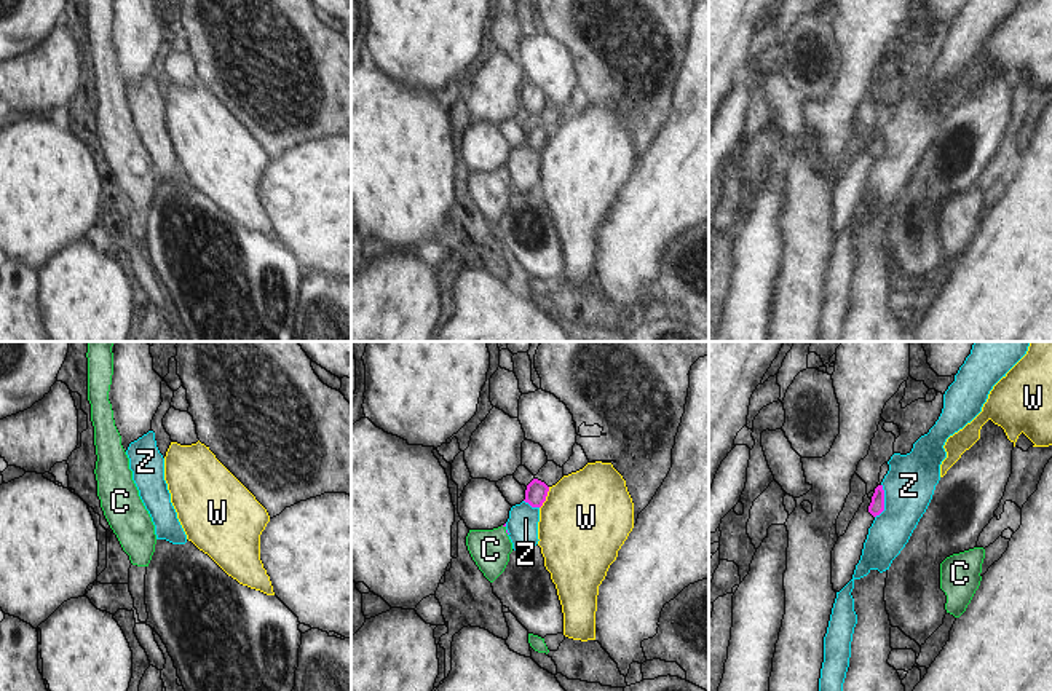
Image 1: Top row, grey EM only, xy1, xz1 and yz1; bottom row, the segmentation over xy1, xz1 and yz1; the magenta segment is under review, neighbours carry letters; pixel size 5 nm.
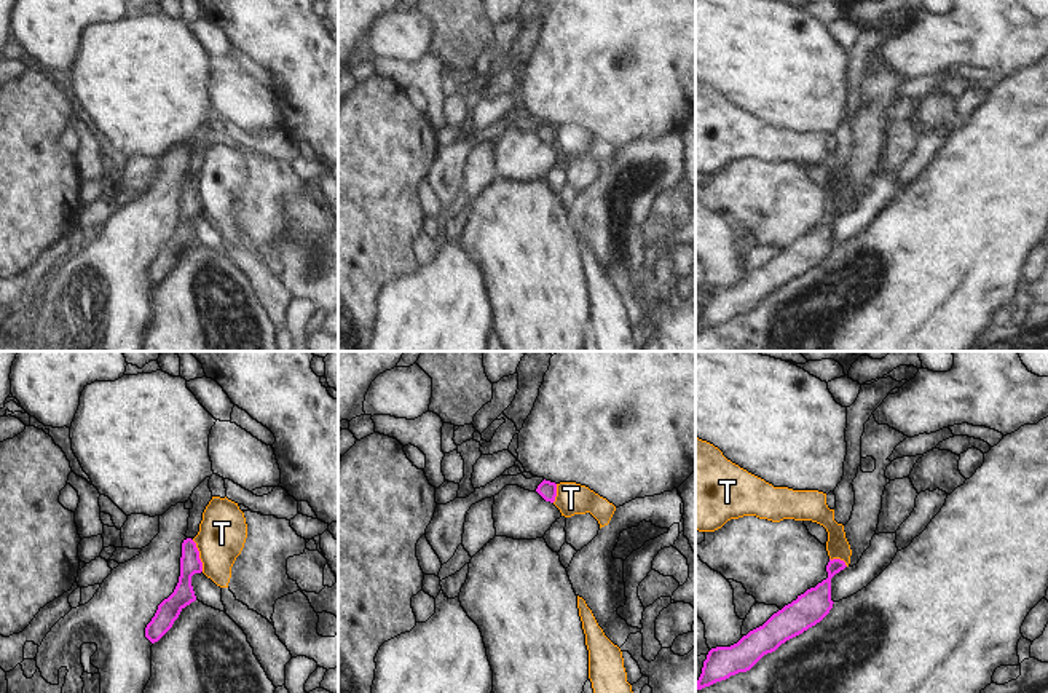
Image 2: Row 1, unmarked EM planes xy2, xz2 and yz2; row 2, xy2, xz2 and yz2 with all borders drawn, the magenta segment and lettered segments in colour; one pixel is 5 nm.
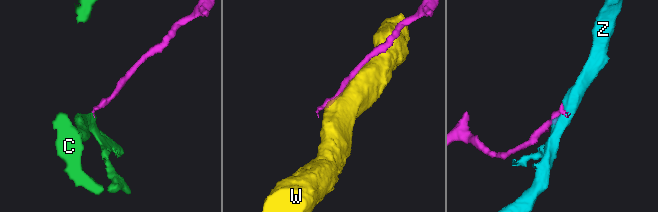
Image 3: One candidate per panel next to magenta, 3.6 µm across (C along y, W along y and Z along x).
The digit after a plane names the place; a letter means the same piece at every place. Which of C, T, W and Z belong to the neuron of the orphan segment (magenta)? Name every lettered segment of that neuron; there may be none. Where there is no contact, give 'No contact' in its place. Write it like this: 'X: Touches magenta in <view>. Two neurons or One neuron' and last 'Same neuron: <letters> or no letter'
C: Touches magenta in xz1. One neuron
T: Touches magenta in xy2. Two neurons
W: Touches magenta in xz1. Two neurons
Z: Touches magenta in yz1. Two neurons
Same neuron: C.

